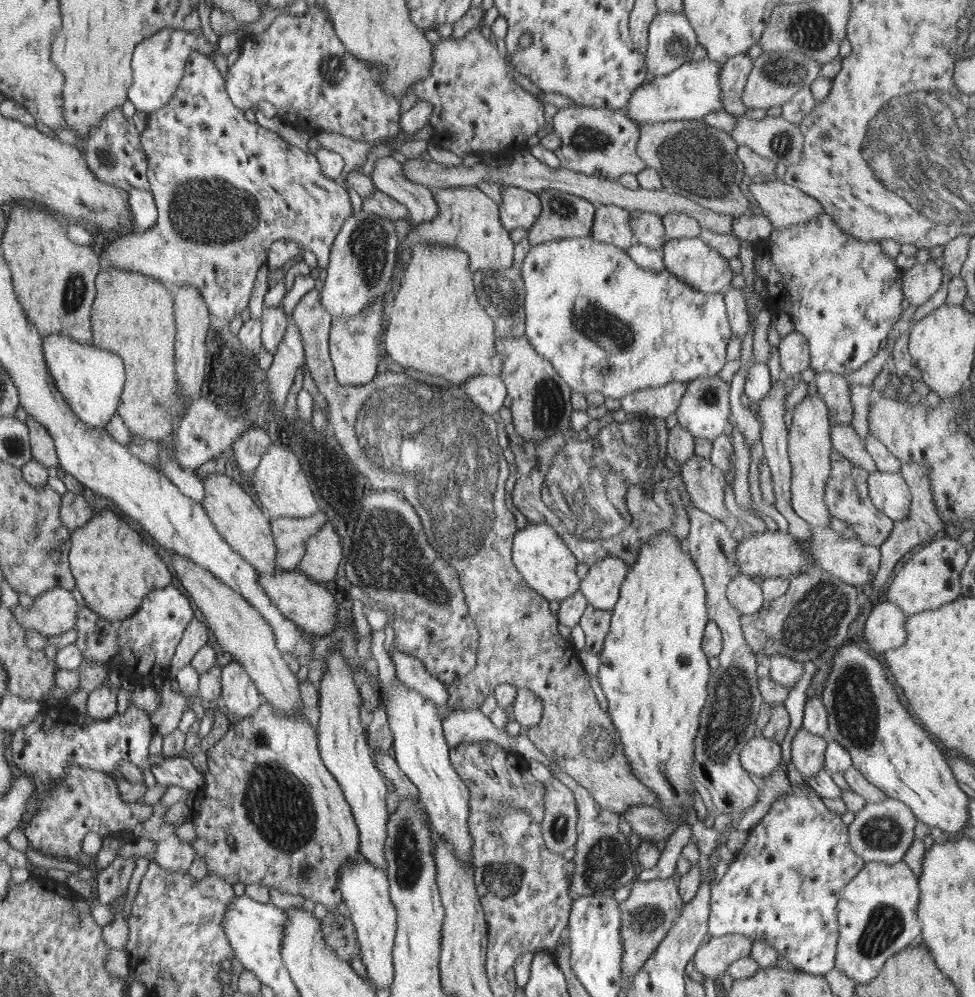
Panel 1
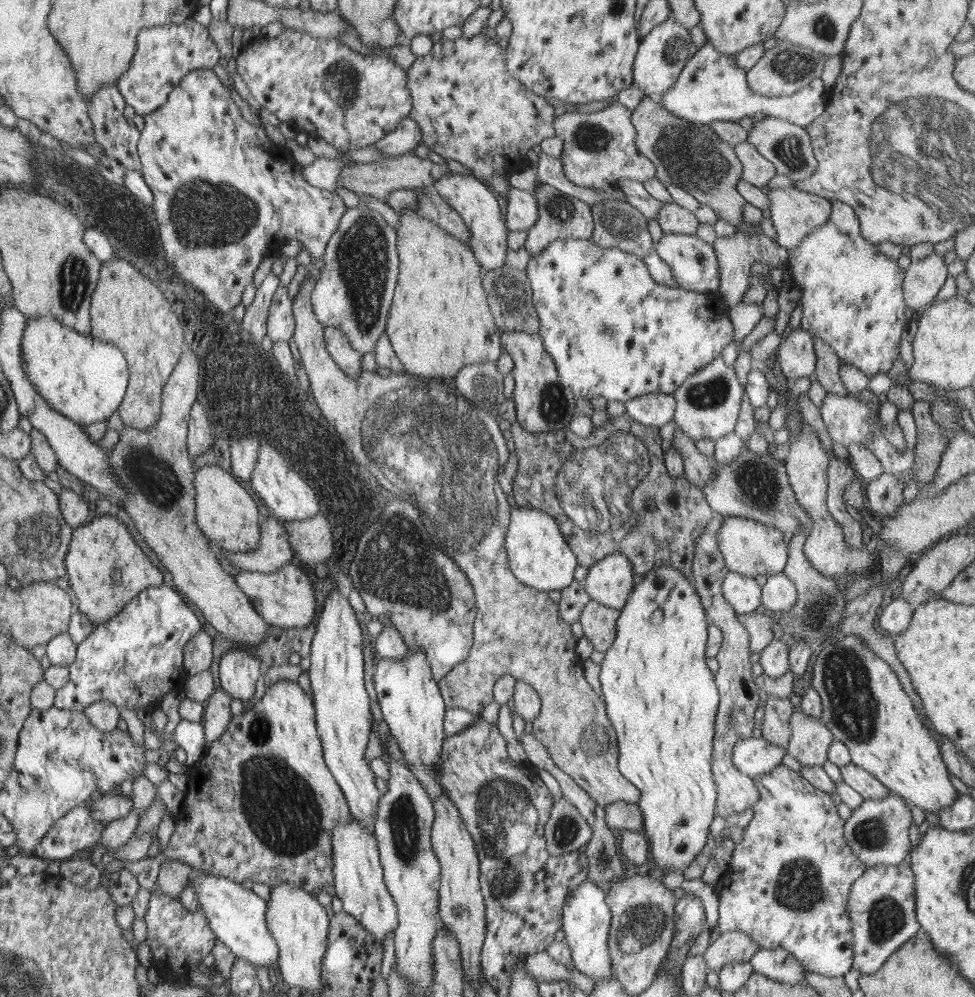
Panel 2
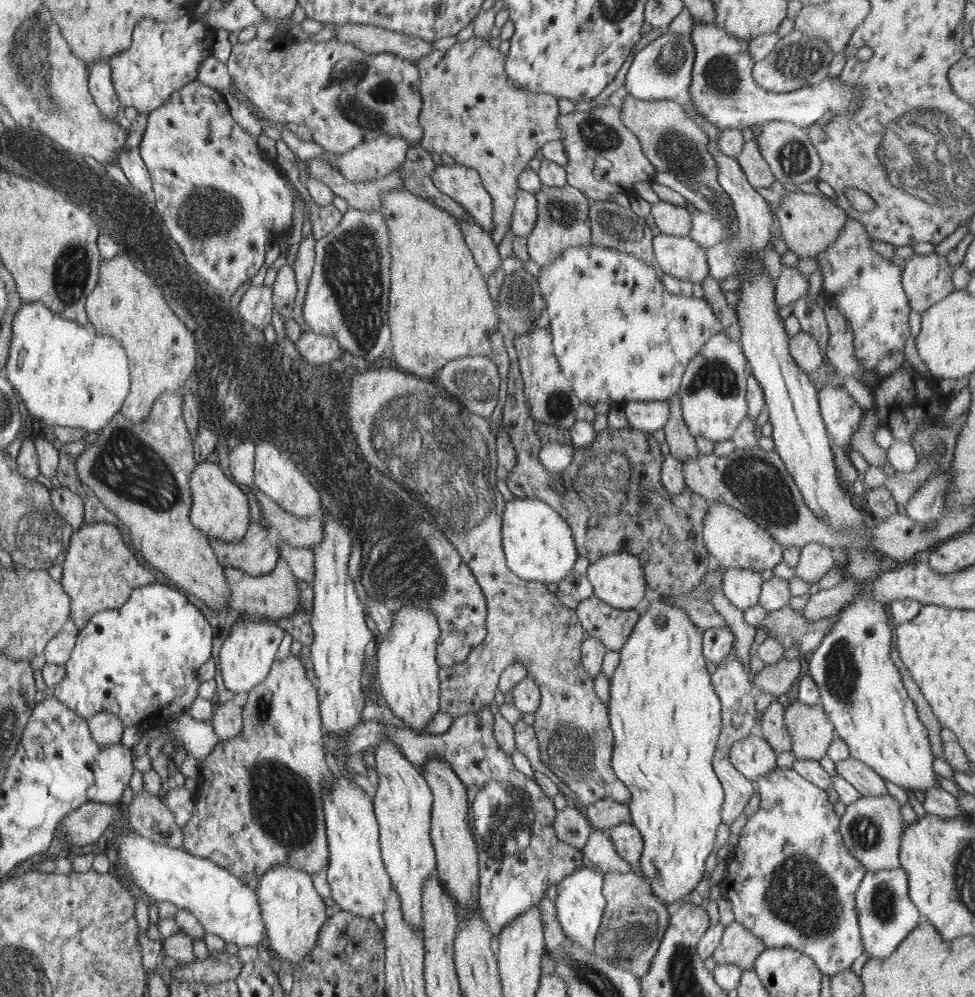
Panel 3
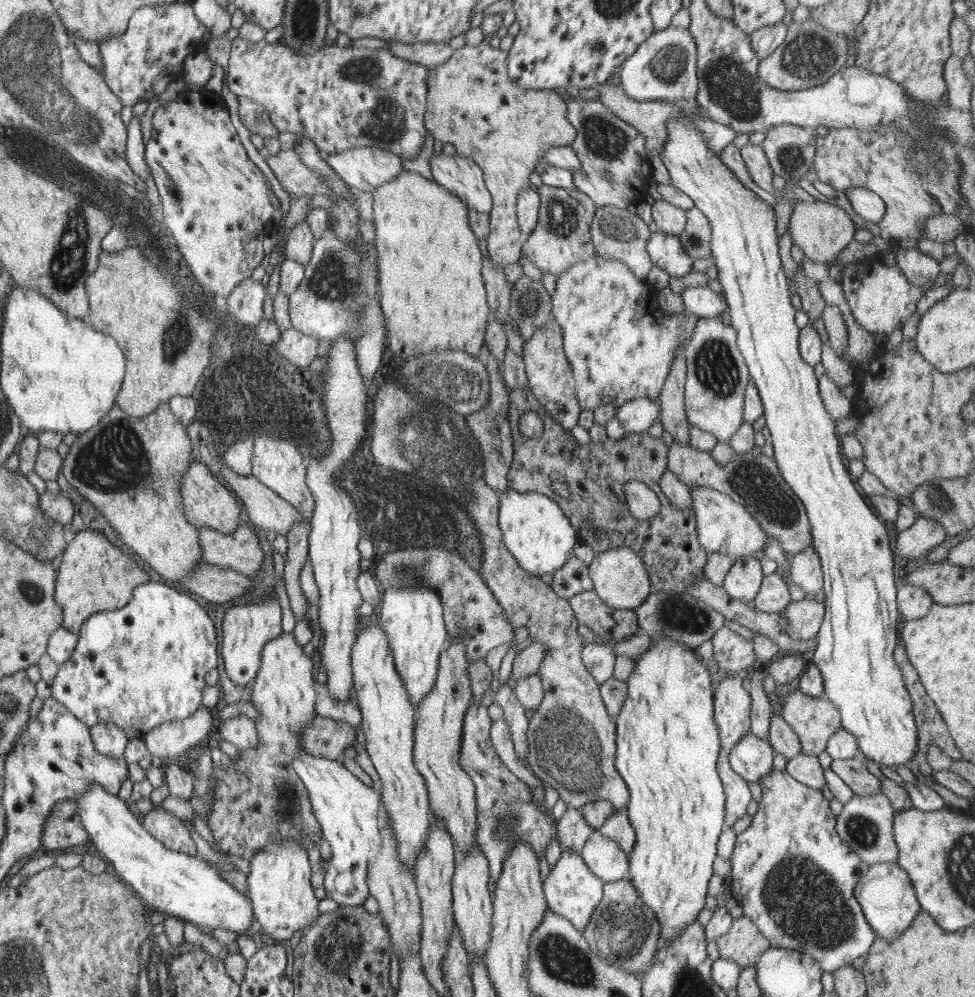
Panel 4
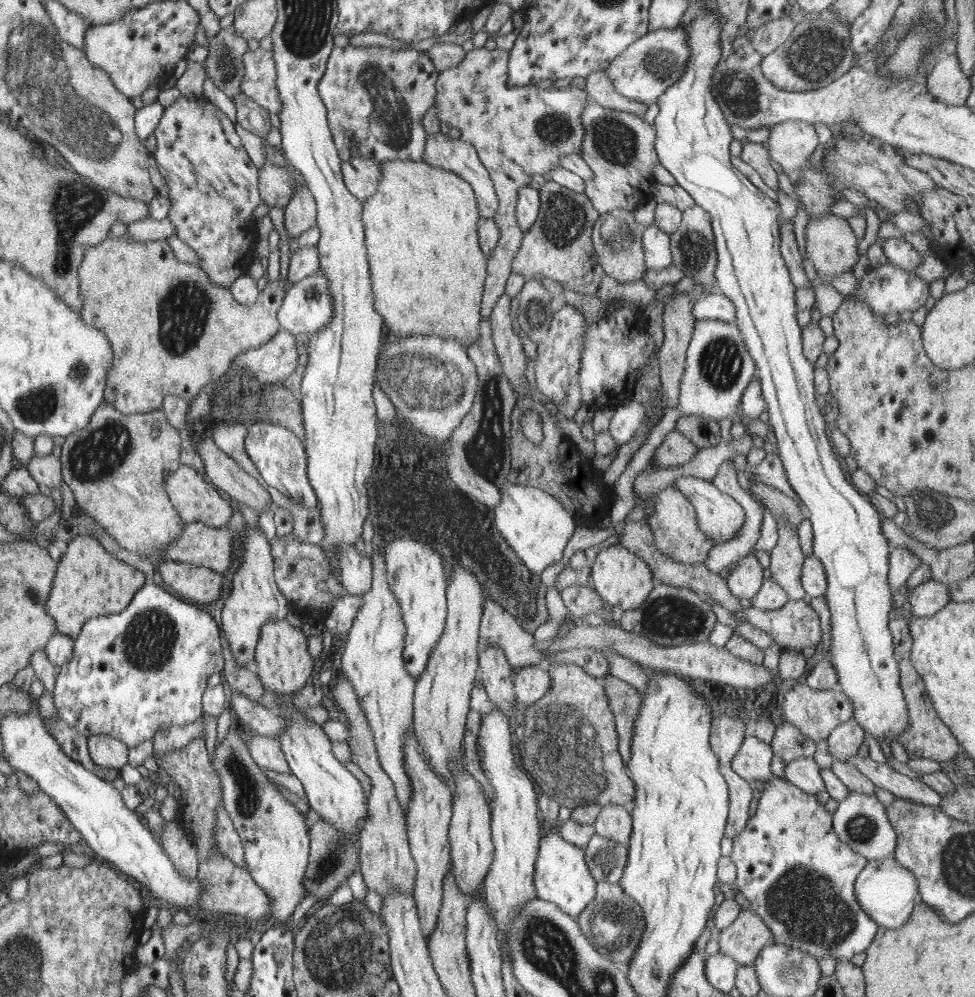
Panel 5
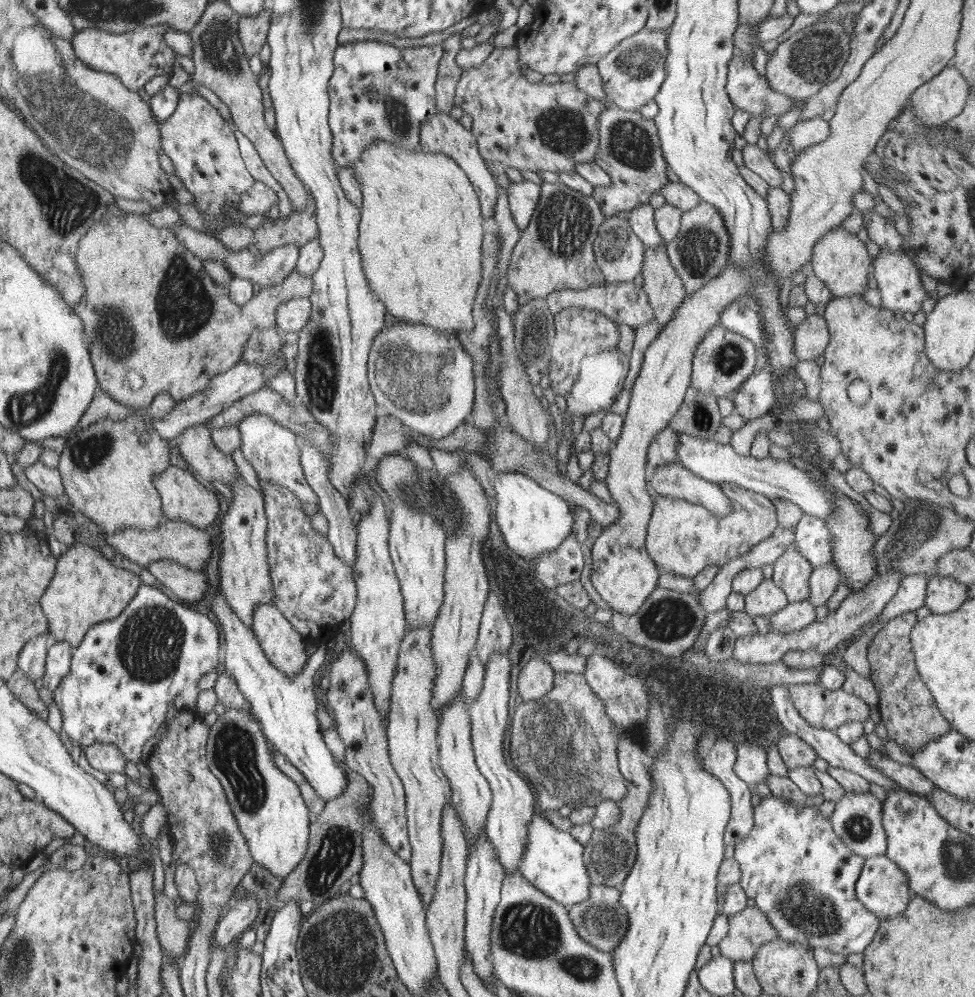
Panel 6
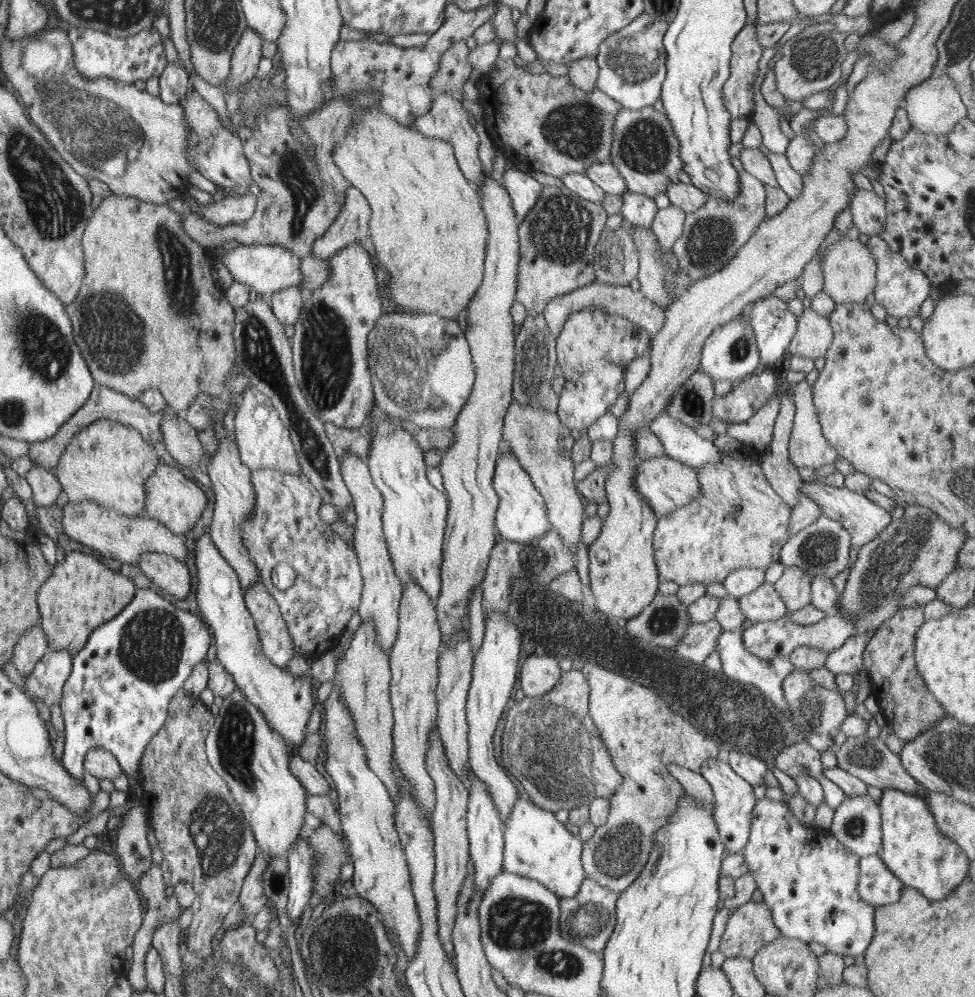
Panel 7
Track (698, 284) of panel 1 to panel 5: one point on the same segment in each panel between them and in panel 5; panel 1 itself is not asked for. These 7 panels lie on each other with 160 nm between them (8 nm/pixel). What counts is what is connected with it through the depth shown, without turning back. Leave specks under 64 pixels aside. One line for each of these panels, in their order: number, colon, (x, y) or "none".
2: (692, 262)
3: (679, 257)
4: (664, 250)
5: (655, 243)

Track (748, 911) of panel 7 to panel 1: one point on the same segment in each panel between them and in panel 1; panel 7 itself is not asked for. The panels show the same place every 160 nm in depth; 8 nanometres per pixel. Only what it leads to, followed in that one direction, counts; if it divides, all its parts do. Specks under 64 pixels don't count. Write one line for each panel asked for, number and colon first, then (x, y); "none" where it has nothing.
1: (711, 959)
2: (733, 946)
3: (739, 947)
4: (742, 943)
5: (741, 940)
6: (749, 928)

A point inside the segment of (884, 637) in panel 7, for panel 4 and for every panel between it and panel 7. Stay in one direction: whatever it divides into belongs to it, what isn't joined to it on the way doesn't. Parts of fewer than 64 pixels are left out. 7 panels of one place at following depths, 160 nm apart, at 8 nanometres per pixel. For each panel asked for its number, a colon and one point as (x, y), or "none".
4: (931, 730)
5: (925, 736)
6: (907, 709)

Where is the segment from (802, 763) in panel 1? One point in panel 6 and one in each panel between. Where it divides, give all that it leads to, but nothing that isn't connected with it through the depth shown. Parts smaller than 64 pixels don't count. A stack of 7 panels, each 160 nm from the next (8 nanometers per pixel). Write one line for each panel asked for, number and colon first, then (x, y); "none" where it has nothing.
2: (809, 740)
3: (811, 731)
4: (813, 719)
5: (815, 713)
6: (821, 708)

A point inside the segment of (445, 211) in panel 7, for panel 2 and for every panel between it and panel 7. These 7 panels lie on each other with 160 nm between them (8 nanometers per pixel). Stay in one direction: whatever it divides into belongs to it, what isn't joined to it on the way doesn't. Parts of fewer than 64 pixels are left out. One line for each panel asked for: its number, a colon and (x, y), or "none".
2: (439, 321)
3: (439, 309)
4: (428, 264)
5: (420, 224)
6: (420, 234)

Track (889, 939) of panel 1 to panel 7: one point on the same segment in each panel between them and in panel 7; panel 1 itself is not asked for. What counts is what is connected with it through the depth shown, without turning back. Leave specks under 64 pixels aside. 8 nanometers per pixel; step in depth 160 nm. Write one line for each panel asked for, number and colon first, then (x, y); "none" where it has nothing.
2: (880, 906)
3: (885, 915)
4: (885, 895)
5: (885, 891)
6: (882, 888)
7: (877, 885)

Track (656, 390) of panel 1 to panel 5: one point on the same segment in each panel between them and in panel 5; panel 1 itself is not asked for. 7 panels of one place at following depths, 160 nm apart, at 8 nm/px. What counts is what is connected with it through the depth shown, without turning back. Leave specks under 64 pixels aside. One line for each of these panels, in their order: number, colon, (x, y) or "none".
2: (654, 409)
3: (644, 415)
4: (636, 415)
5: (627, 418)

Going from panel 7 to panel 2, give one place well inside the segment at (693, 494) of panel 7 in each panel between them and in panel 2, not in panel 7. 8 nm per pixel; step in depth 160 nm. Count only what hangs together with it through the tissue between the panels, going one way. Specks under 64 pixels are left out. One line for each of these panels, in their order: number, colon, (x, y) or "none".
2: (748, 548)
3: (731, 539)
4: (724, 527)
5: (719, 517)
6: (675, 481)

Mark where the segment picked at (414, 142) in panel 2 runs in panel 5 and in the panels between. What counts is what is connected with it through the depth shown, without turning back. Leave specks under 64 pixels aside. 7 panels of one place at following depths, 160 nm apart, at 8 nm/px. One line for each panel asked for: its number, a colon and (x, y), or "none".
3: (377, 158)
4: (369, 170)
5: (361, 175)

